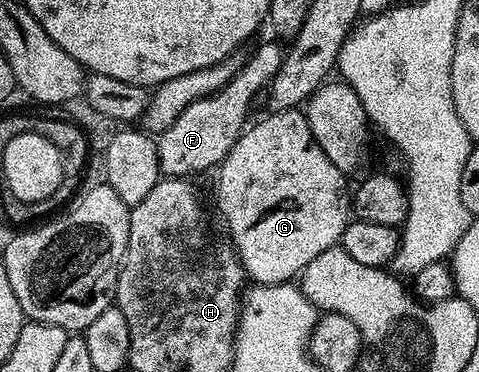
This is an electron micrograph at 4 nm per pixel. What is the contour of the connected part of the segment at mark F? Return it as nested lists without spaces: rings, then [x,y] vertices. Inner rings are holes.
[[[276,41],[273,42],[265,42],[253,55],[250,53],[241,71],[226,86],[183,108],[183,112],[179,112],[179,120],[175,120],[175,124],[171,124],[171,128],[162,134],[156,135],[159,164],[164,177],[188,179],[193,176],[189,174],[201,174],[212,166],[213,169],[220,167],[227,152],[231,152],[239,140],[242,130],[246,129],[250,121],[249,109],[257,93],[260,90],[262,93],[268,87],[269,81],[277,75],[285,60],[286,51],[277,47]]]

